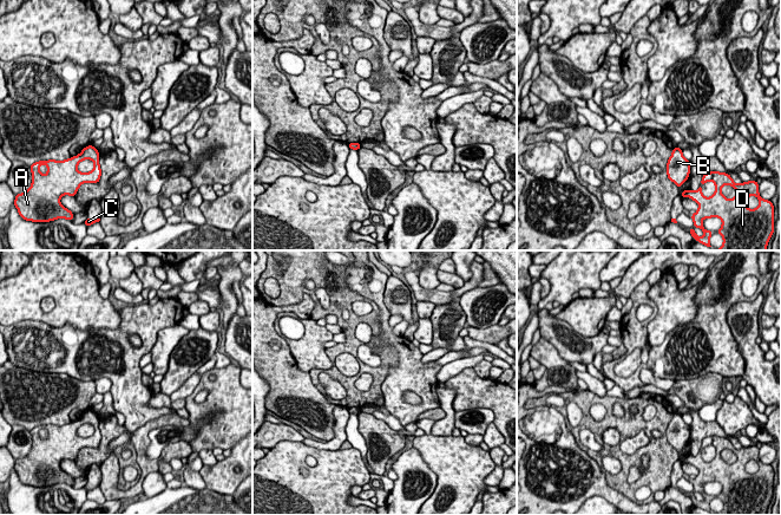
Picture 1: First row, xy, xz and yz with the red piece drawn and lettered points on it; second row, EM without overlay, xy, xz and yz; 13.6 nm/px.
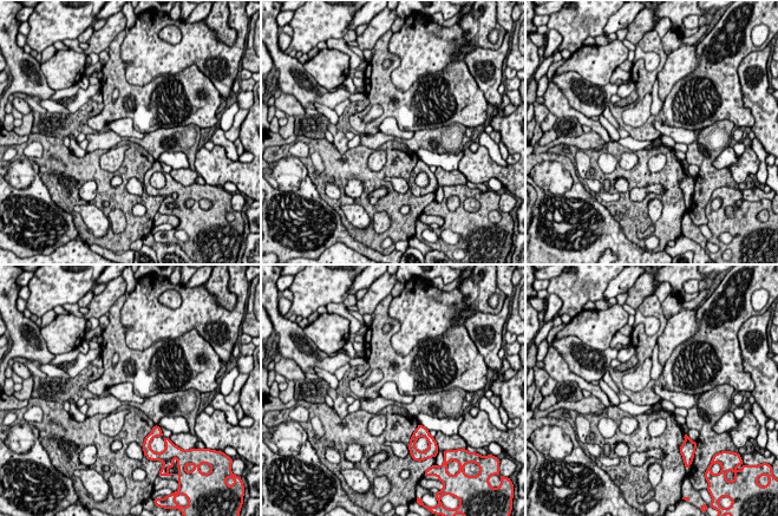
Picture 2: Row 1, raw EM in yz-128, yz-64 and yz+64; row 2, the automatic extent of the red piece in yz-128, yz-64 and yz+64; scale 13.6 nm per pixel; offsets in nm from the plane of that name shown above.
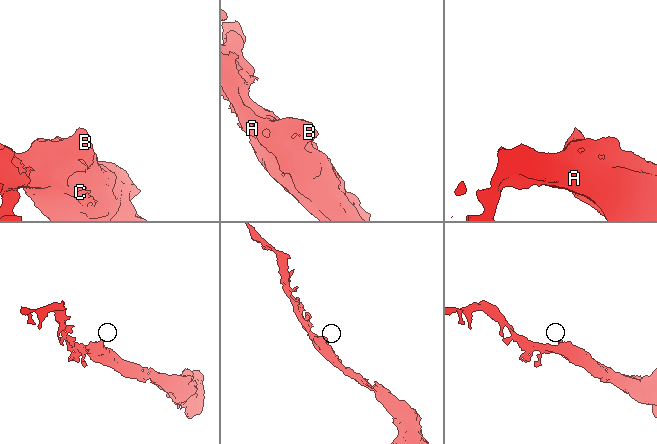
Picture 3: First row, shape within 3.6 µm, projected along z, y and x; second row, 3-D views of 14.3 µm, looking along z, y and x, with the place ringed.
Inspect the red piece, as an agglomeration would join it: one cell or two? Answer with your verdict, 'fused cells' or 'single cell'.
single cell

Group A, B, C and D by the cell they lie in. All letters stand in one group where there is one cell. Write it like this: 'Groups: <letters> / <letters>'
Groups: A B C D

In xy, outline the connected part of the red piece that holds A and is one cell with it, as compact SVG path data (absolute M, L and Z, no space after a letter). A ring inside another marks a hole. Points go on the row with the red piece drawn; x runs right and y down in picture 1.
M93 145L65 161L39 161L31 167L32 184L22 194L15 195L14 206L21 219L33 222L48 222L57 219L73 220L73 213L60 203L63 195L76 196L85 183L98 183L101 176L99 152ZM84 159L91 159L94 168L90 172L77 170Z

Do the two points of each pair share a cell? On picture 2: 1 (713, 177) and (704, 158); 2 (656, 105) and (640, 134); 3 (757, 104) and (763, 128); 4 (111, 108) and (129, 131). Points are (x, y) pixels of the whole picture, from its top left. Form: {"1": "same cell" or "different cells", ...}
{"1": "same cell", "2": "different cells", "3": "same cell", "4": "different cells"}

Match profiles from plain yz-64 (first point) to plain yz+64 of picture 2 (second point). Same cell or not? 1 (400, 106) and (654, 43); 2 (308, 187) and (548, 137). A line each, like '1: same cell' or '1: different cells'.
1: same cell
2: different cells

